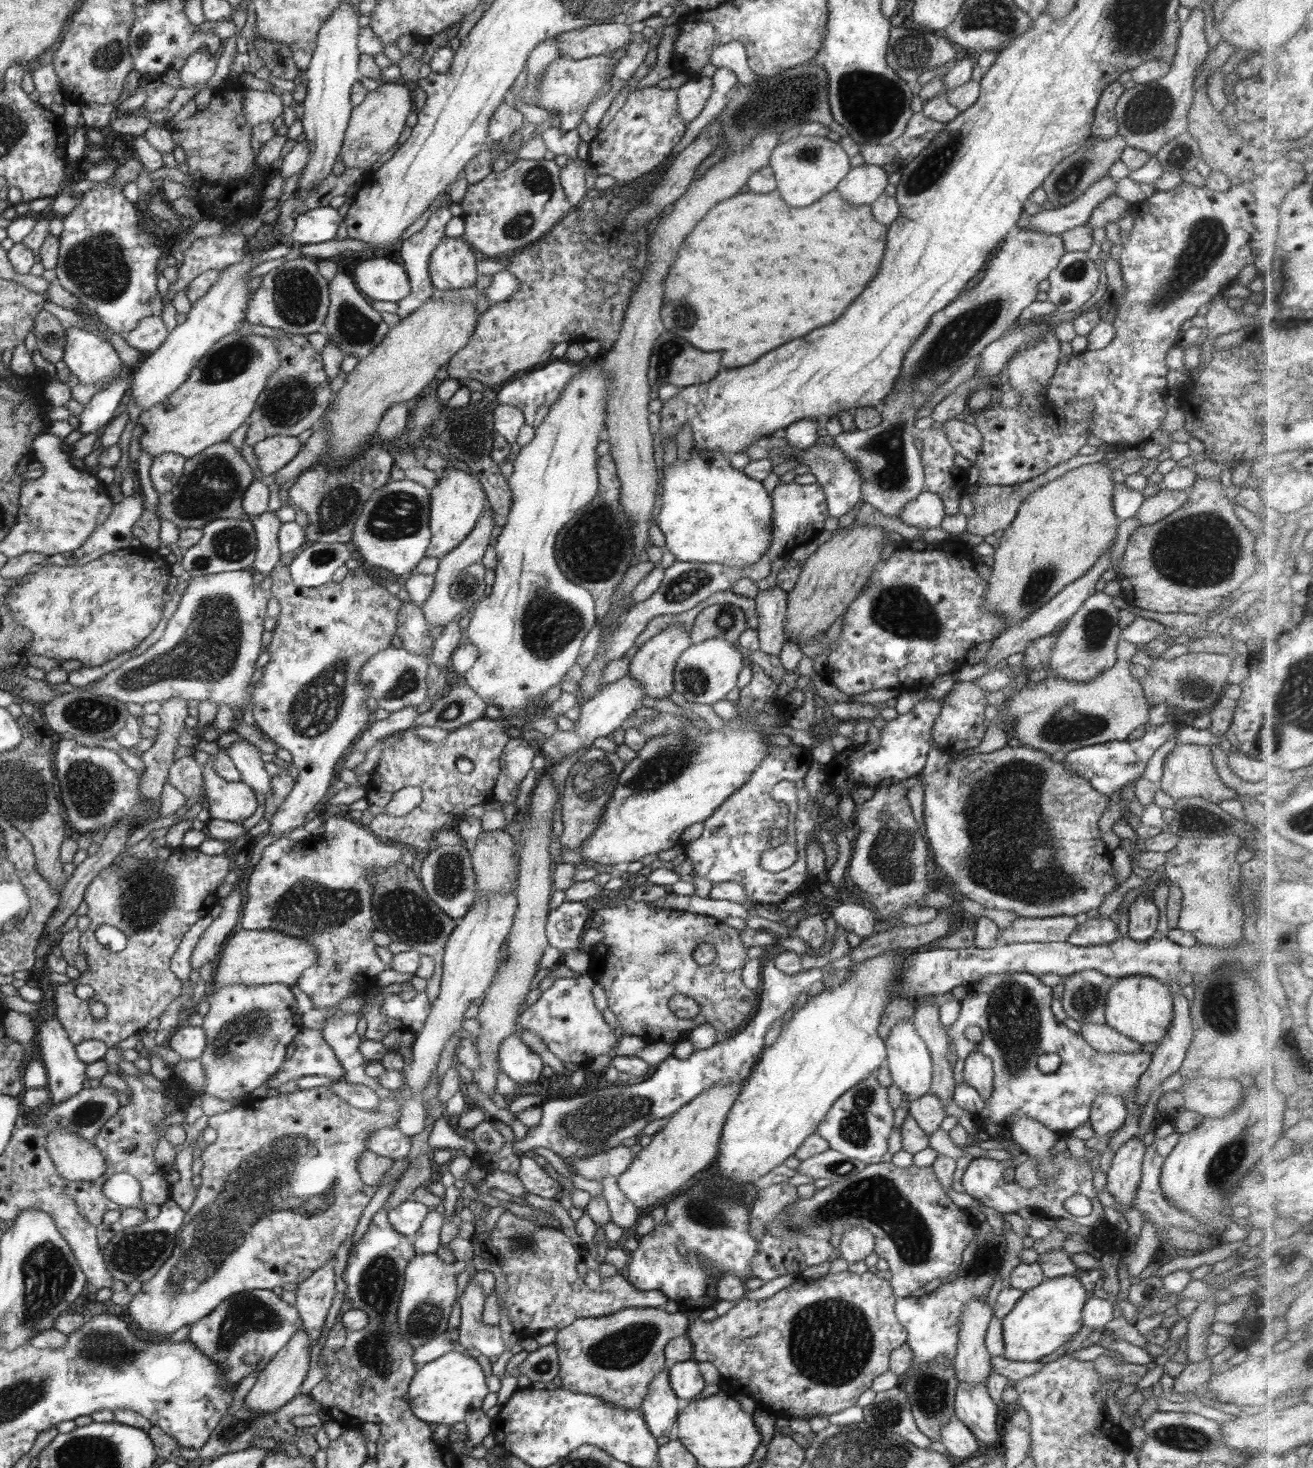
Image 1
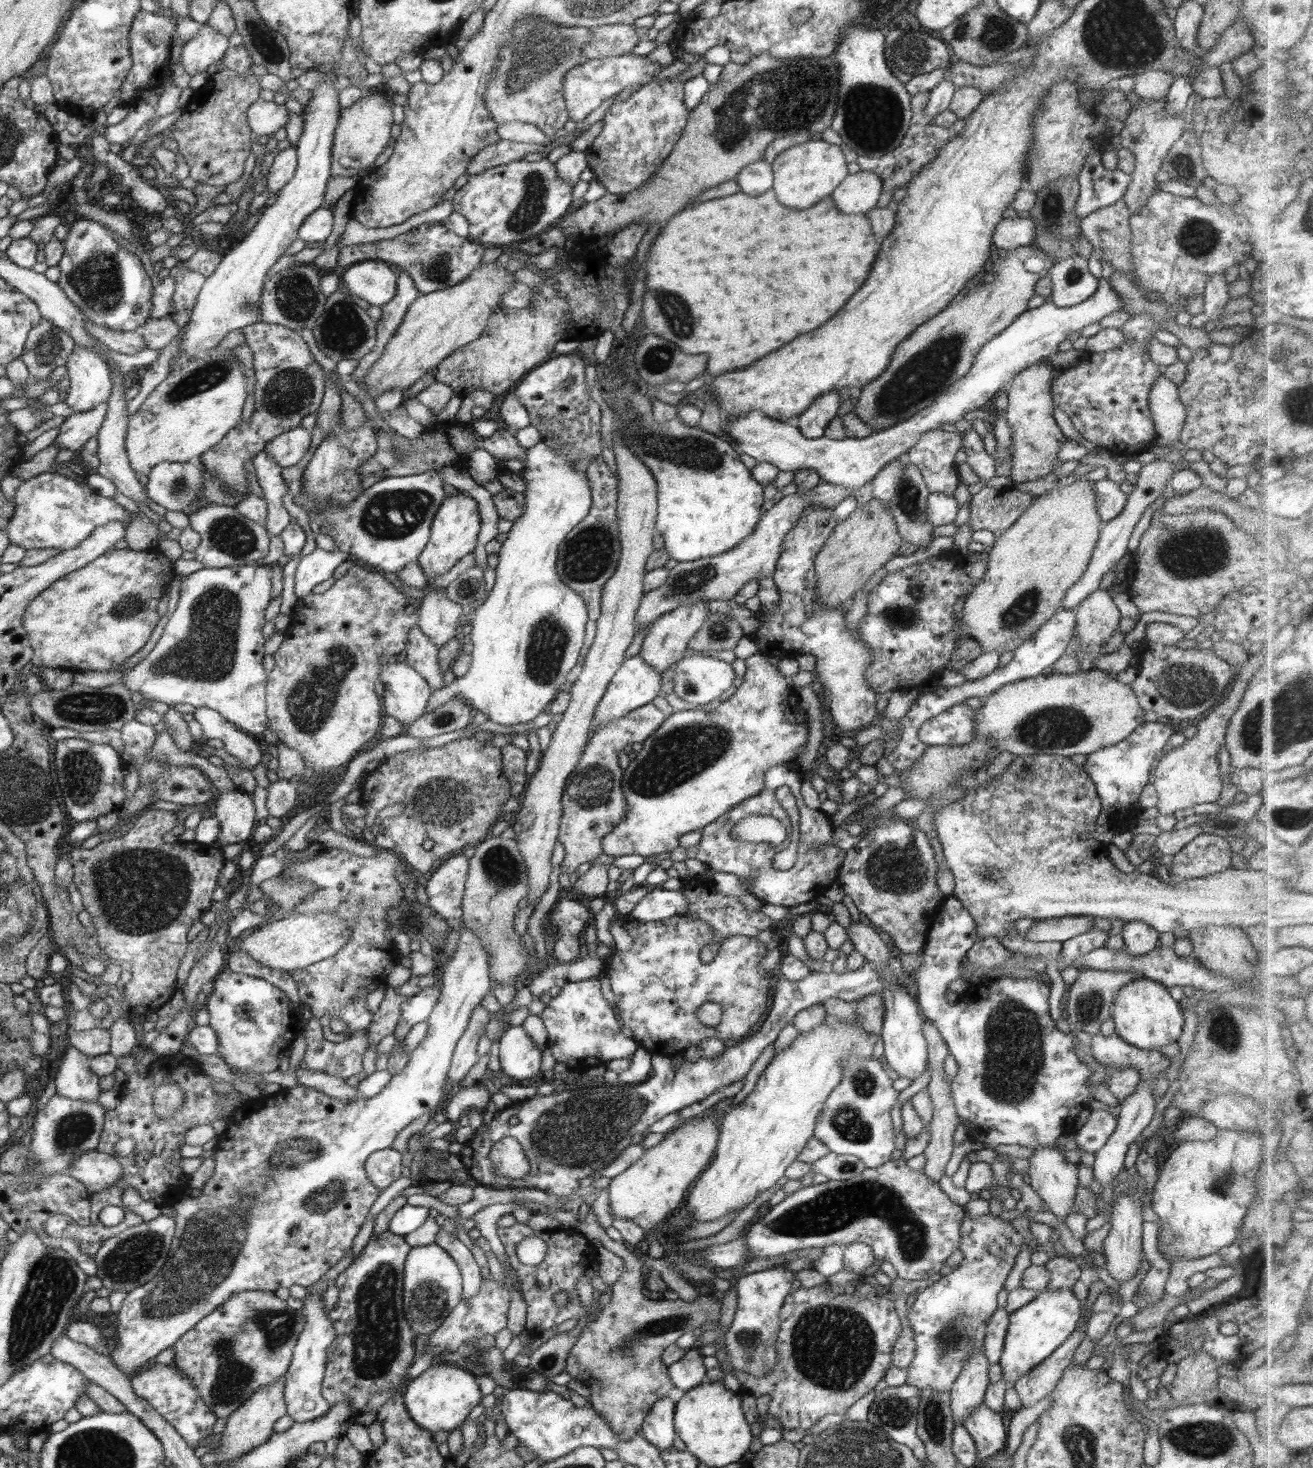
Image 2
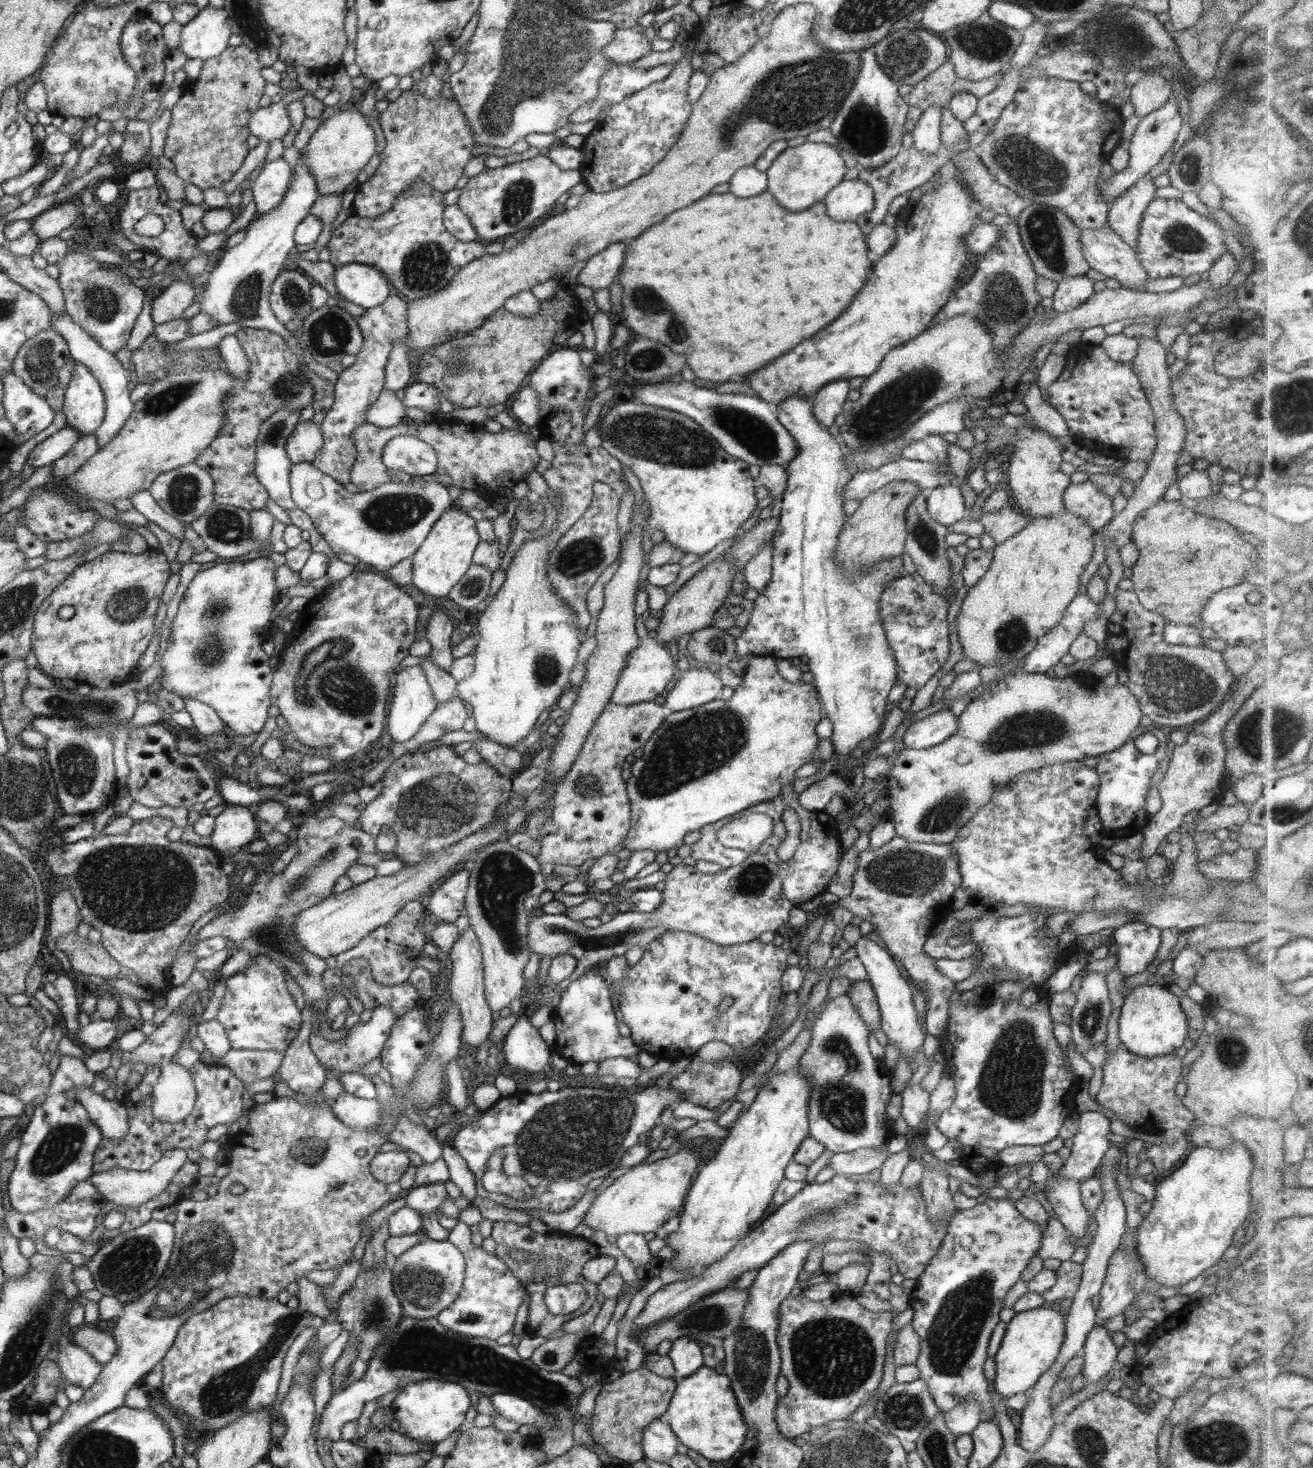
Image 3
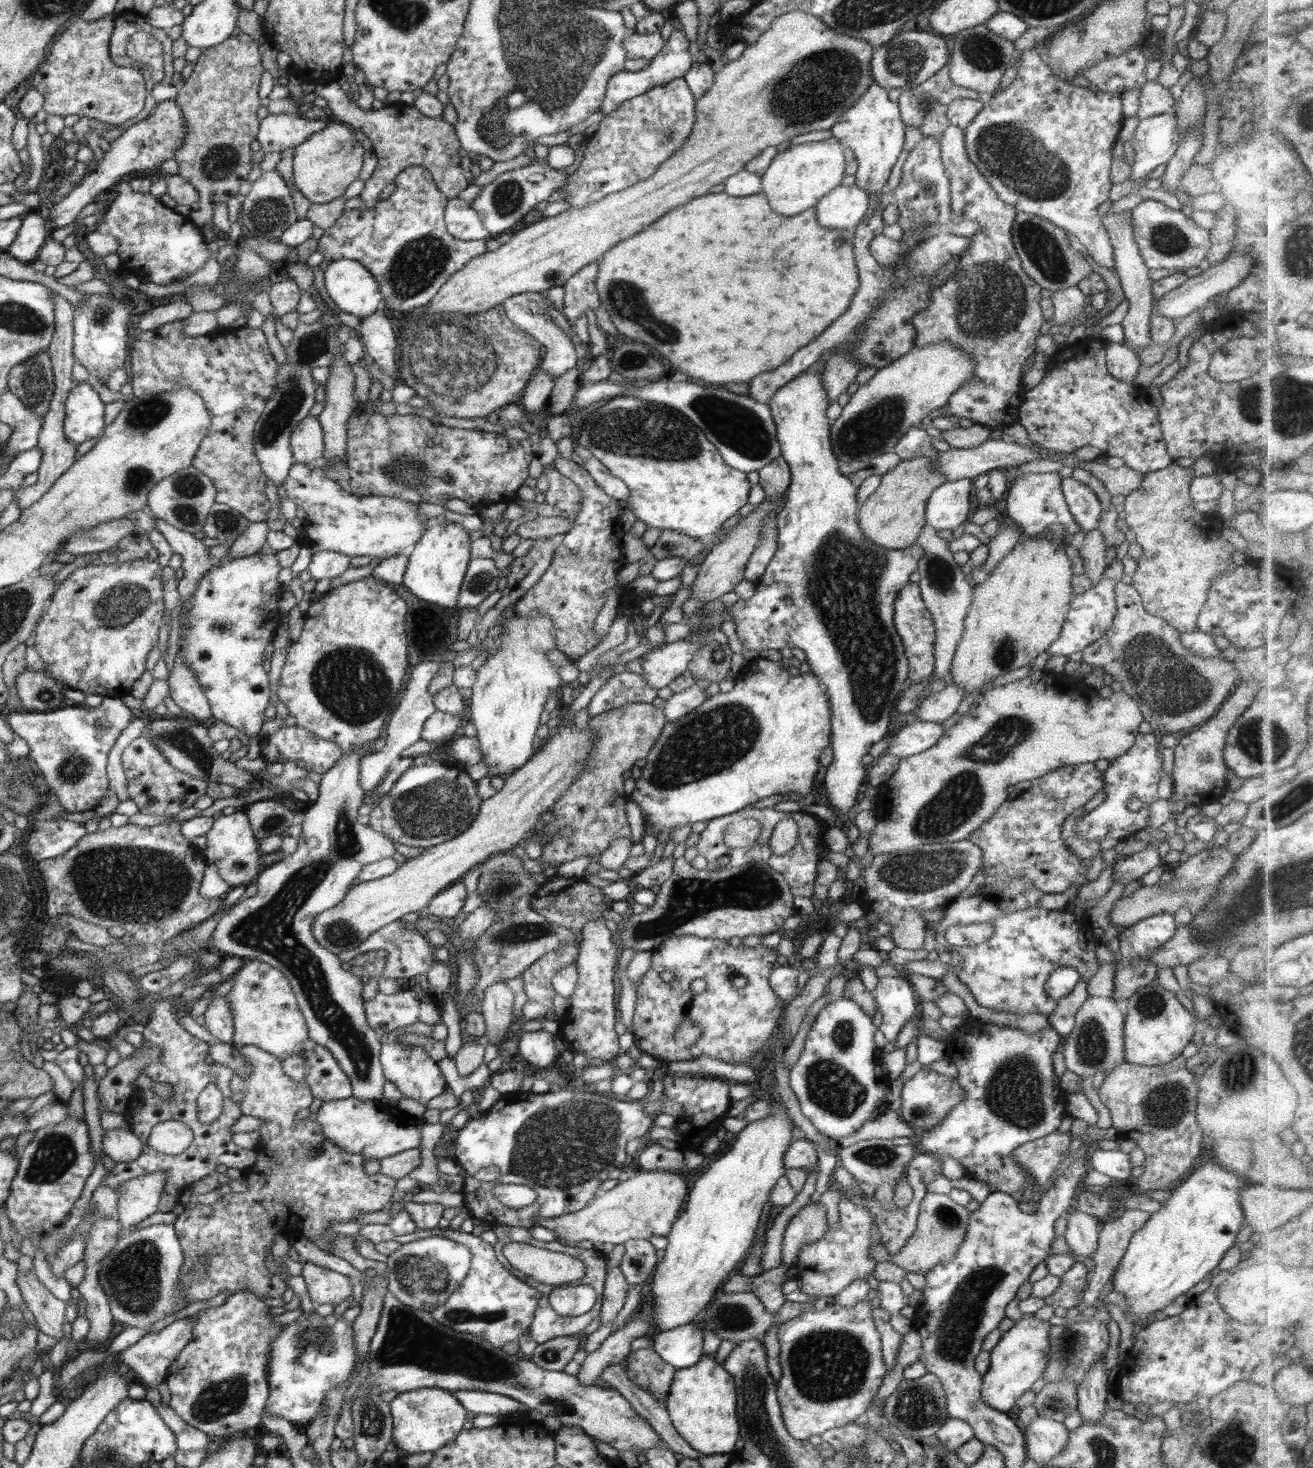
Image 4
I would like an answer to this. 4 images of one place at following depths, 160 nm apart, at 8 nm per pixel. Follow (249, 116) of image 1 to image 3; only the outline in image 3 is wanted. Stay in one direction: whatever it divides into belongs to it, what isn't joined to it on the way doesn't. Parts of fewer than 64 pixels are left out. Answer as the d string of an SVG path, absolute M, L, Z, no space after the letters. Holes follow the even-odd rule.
M302 87L295 88L287 95L284 95L279 102L270 103L266 107L258 107L258 110L249 120L250 134L257 136L264 142L272 142L272 140L284 138L292 128L288 112L286 112L286 106L293 100L303 98L305 94L309 93Z

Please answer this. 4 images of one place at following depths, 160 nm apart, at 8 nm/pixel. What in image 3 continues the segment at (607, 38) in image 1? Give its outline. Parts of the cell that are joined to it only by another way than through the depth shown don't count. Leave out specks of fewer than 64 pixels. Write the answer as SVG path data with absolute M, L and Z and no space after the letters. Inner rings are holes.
M617 29L614 40L602 49L614 63L629 64L652 52L651 40L637 29Z

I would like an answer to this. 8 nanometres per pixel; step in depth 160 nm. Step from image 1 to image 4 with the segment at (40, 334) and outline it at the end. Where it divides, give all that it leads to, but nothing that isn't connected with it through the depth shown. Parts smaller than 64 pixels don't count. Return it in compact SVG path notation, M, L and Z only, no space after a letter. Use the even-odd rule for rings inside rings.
M48 350L28 358L11 370L9 389L34 413L44 417L50 407L55 387Z

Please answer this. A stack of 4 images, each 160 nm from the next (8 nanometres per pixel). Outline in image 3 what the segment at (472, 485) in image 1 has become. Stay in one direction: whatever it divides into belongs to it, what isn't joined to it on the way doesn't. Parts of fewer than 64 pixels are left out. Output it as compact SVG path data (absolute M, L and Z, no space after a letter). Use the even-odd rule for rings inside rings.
M448 509L434 528L428 533L427 540L412 560L412 586L422 594L444 598L460 582L472 565L472 556L481 541L476 532L476 521L460 509Z

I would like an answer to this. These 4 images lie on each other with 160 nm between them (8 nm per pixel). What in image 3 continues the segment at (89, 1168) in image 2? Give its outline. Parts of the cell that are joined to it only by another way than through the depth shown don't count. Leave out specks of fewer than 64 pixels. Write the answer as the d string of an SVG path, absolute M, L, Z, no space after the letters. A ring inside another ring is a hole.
M176 1146L166 1148L165 1153L158 1162L145 1171L128 1170L124 1168L110 1168L101 1170L89 1178L89 1181L96 1186L103 1196L103 1200L108 1206L122 1206L122 1208L138 1208L145 1202L156 1198L161 1192L164 1192L172 1178L182 1168L187 1159L187 1147Z

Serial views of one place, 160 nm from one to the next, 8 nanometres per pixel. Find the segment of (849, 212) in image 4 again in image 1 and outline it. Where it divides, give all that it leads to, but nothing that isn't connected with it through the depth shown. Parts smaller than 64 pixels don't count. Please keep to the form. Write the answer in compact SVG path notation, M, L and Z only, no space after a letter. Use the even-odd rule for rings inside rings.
M864 164L850 169L835 189L854 206L871 205L884 194L888 176L880 166Z

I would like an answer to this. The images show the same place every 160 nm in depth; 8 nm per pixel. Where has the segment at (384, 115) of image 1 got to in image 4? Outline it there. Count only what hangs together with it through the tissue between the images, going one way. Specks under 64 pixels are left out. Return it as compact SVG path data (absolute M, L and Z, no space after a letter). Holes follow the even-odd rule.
M331 119L320 132L312 133L306 142L294 147L294 186L311 203L324 204L340 198L354 180L360 176L364 148L354 136L350 126Z

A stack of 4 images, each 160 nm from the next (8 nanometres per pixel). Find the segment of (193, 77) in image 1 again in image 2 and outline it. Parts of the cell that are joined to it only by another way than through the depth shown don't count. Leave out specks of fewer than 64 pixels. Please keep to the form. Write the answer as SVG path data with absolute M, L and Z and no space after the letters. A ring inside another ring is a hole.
M204 23L196 36L188 40L182 48L182 64L187 74L194 76L206 72L214 62L227 54L228 35L222 34L216 27Z

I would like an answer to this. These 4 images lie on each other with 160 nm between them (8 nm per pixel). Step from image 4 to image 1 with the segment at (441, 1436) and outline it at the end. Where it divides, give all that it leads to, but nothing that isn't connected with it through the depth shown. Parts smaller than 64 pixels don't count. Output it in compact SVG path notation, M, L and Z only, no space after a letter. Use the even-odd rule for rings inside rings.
M449 1352L416 1372L410 1386L410 1405L420 1419L433 1425L448 1424L452 1427L457 1422L465 1422L467 1440L470 1440L472 1446L476 1446L492 1433L493 1419L481 1409L482 1401L489 1393L485 1378L484 1370L476 1358L473 1359L466 1353Z

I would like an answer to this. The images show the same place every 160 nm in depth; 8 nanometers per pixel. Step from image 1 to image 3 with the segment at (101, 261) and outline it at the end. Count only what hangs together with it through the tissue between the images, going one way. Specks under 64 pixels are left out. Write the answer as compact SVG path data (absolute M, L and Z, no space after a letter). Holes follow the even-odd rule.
M72 243L72 249L58 264L60 277L57 279L65 298L64 308L70 321L78 324L86 335L90 335L102 349L115 355L126 348L130 330L135 327L136 318L143 312L144 290L131 282L131 278L116 271L114 265L99 262L91 257L94 246L90 243Z

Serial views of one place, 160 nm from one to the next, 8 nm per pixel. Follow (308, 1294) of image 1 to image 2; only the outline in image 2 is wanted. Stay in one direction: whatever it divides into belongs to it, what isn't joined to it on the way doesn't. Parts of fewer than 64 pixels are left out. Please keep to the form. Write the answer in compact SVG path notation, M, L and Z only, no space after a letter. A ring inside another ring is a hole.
M320 1293L307 1295L302 1302L300 1311L306 1316L307 1322L295 1345L294 1356L286 1375L287 1387L285 1388L287 1415L295 1423L304 1423L323 1417L331 1409L332 1404L323 1397L322 1385L326 1377L330 1348L338 1336L330 1316L325 1314L324 1298Z

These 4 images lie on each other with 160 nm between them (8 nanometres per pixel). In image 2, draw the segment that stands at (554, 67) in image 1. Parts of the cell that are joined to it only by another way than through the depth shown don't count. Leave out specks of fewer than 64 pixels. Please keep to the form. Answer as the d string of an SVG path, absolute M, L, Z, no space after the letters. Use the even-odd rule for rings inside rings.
M630 55L612 56L604 58L596 58L594 60L587 59L584 64L576 66L568 75L564 77L563 93L565 98L565 105L569 110L569 118L574 120L579 125L581 121L594 112L603 100L612 98L623 88L628 86L642 86L648 81L654 79L656 75L662 70L659 63L652 62L647 55Z

